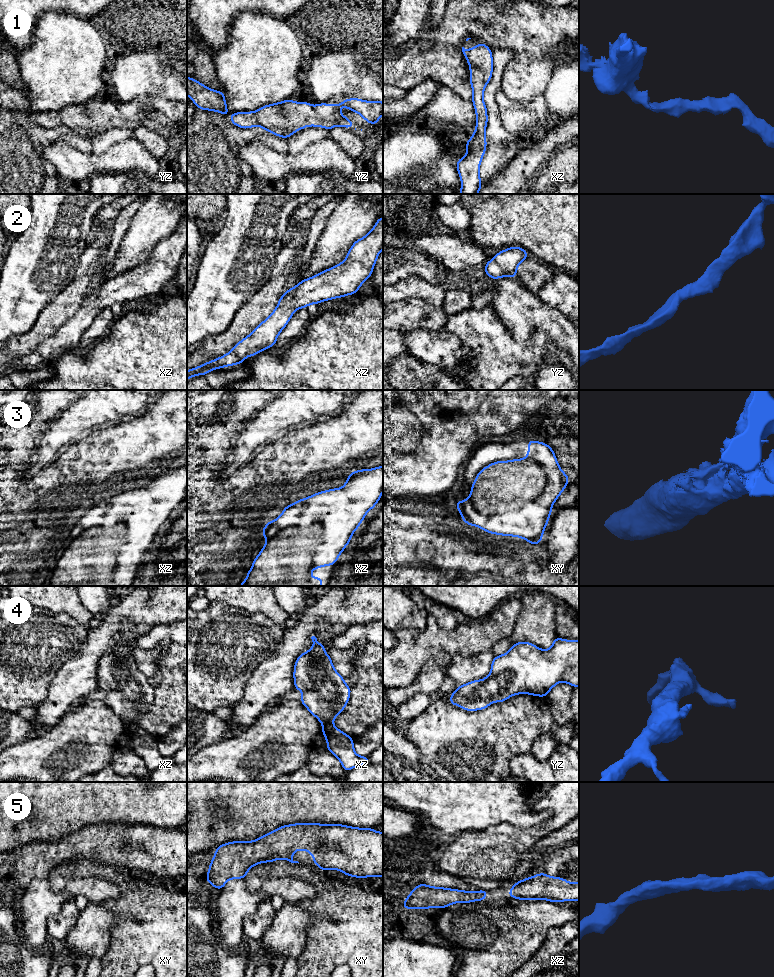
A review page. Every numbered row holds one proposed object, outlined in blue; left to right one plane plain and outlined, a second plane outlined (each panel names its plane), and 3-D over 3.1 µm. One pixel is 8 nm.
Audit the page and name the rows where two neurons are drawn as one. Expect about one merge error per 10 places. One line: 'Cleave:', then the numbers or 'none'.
Cleave: none

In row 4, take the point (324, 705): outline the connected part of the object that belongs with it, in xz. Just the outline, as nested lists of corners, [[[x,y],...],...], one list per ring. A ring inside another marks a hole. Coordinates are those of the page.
[[[315,636],[311,639],[313,647],[295,661],[294,689],[303,692],[300,702],[321,722],[327,750],[339,759],[342,768],[348,772],[354,767],[369,765],[368,757],[355,753],[353,738],[333,725],[334,718],[349,702],[351,687],[334,669],[325,645],[319,644]]]

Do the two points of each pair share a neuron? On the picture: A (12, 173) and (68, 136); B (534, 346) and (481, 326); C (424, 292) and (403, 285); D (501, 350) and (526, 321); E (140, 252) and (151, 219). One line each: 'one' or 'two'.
A: one
B: one
C: one
D: two
E: one

